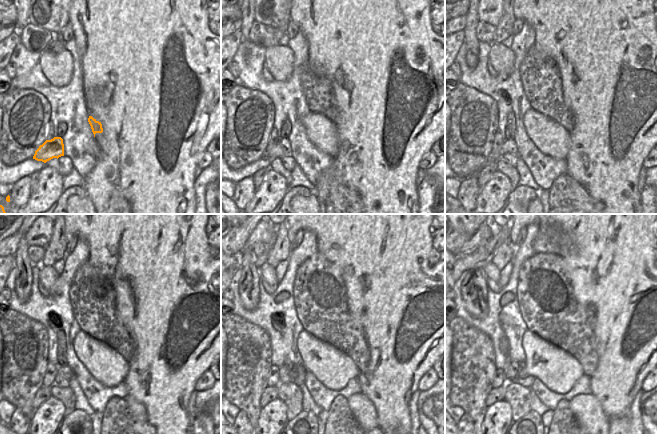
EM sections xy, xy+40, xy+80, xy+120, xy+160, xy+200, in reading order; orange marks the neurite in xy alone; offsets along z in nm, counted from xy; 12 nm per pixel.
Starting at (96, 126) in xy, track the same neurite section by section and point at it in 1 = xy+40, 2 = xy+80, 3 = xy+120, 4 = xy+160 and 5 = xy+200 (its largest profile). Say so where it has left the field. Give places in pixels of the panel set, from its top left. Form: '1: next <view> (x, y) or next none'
1: next xy+40 (321, 131)
2: next xy+80 (552, 139)
3: next xy+120 (107, 366)
4: next xy+160 (334, 369)
5: next xy+200 (558, 370)

